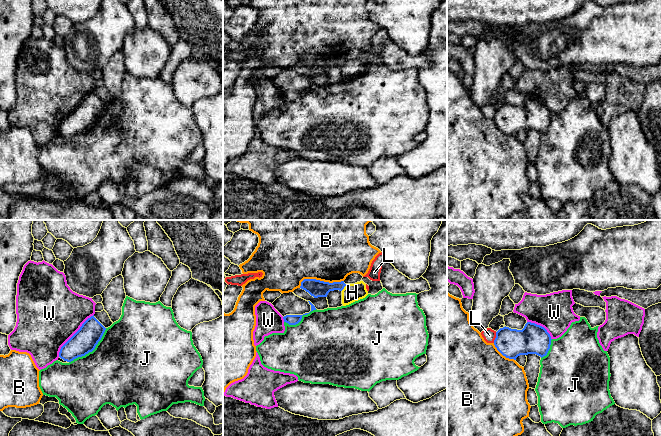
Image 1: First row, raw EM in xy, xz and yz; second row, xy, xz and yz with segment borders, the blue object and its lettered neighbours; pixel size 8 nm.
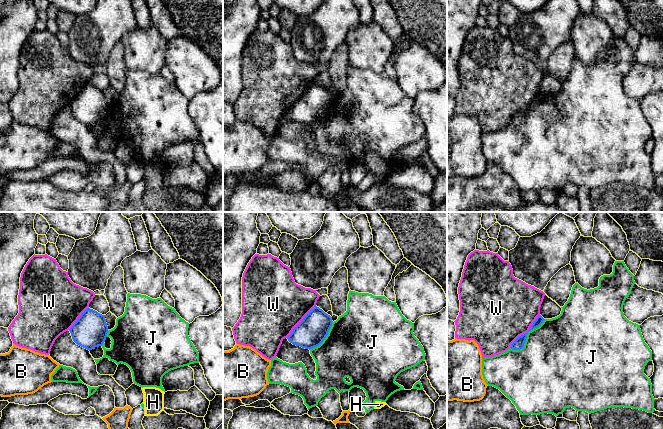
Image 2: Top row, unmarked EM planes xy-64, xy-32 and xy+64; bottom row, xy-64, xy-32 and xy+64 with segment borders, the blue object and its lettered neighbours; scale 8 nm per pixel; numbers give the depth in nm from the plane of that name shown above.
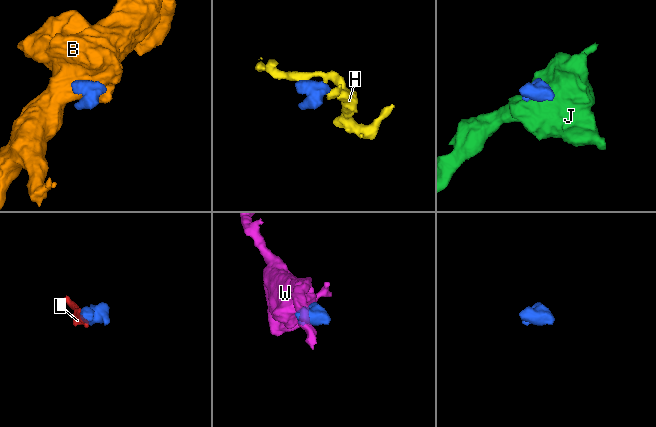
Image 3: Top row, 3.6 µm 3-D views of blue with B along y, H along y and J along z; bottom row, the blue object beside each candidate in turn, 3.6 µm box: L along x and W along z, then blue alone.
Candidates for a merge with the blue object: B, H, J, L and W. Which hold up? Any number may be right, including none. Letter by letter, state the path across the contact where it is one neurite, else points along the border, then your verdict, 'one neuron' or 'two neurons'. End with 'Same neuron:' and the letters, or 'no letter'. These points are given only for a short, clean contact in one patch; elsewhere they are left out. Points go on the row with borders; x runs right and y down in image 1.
B: two neurons
H: runs through xz (316, 288), (344, 286), (352, 292); one neuron
J: border along xy (106, 328), (101, 339), (91, 351), (69, 362); two neurons
L: border along yz (496, 332), (493, 342); two neurons
W: two neurons
Same neuron: H

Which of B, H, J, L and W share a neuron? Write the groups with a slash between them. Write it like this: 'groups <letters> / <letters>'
groups B / H / J / L / W

